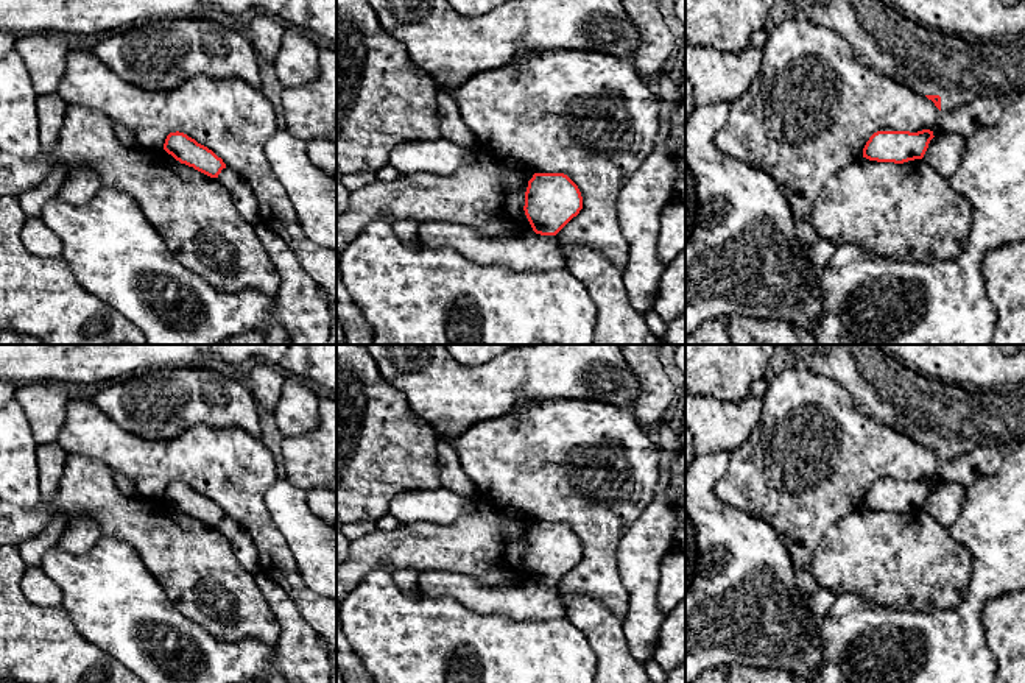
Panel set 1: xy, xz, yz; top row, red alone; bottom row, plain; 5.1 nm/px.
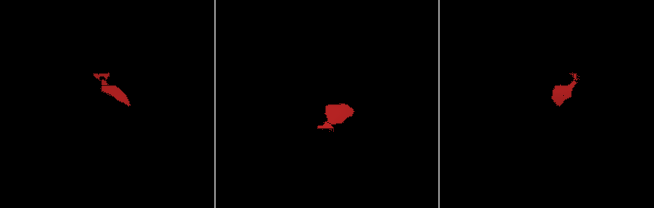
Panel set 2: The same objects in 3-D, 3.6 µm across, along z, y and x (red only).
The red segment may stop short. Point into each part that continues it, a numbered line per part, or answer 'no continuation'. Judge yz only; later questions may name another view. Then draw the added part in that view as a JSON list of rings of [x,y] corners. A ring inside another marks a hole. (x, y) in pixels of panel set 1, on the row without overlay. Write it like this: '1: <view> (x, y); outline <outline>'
1: yz (932, 412); outline [[[787,345],[813,373],[846,388],[857,410],[879,426],[889,426],[921,444],[939,444],[941,460],[975,448],[1009,449],[1025,443],[1025,391],[999,395],[994,390],[967,391],[919,374],[879,345]]]

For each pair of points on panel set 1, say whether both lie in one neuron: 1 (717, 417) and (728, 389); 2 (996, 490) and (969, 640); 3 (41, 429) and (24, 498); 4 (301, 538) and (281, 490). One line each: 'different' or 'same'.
1: different
2: same
3: different
4: same

